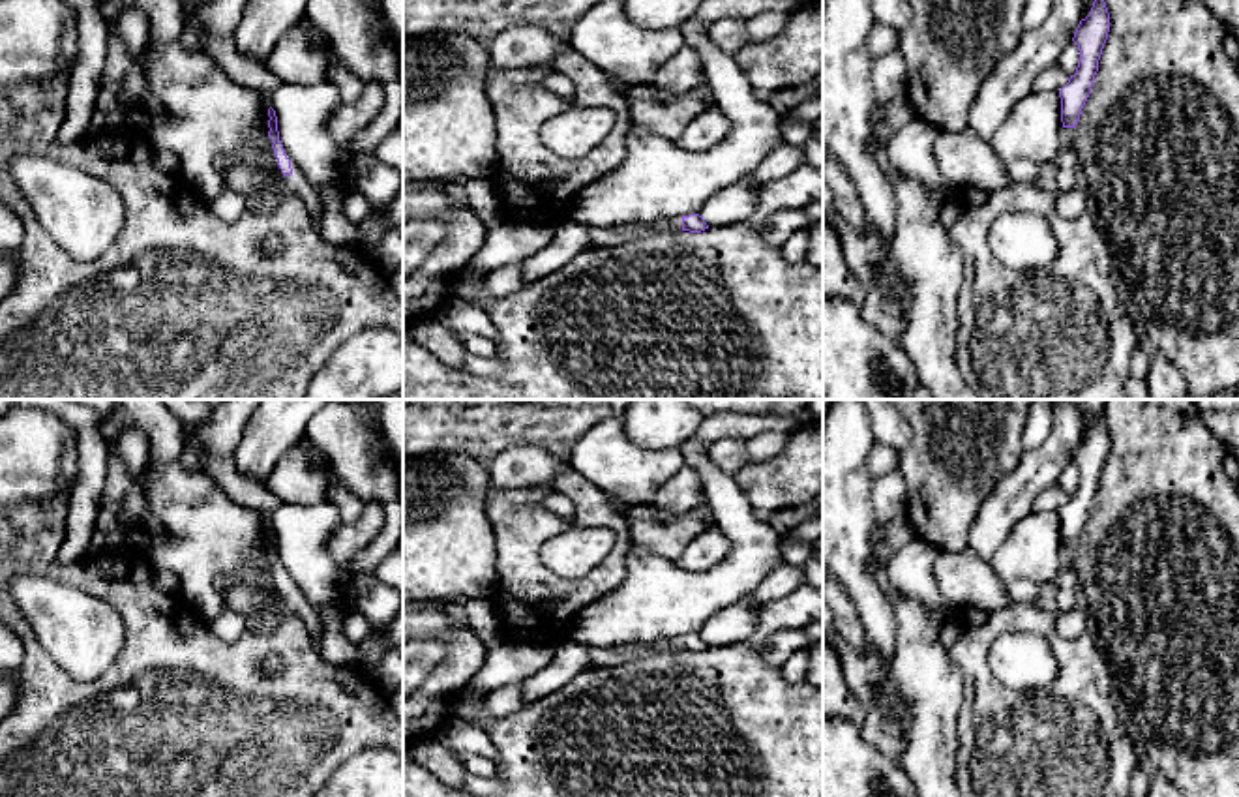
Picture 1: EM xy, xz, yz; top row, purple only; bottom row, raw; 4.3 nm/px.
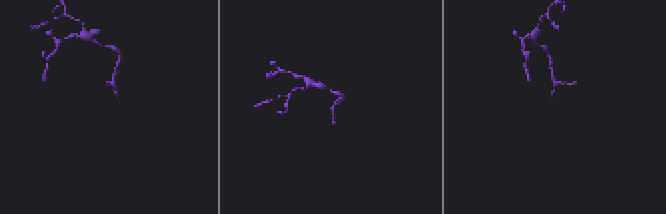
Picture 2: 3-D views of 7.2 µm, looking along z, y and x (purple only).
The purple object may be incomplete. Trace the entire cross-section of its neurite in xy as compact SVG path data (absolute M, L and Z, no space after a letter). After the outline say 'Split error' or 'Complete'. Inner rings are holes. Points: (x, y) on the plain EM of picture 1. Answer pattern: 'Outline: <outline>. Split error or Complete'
Outline: M270 527L268 529L268 557L272 559L272 570L270 576L274 578L274 583L281 589L285 600L283 606L287 611L292 611L302 617L309 636L311 636L311 647L319 654L321 649L321 619L315 611L315 606L306 598L306 594L296 587L296 583L291 579L289 572L283 568L279 561L279 551L277 551L277 536L276 531Z. Split error

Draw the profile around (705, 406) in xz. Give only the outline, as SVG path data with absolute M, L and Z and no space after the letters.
M686 399L692 407L705 414L722 411L761 413L770 409L778 399Z

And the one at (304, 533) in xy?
M281 503L268 516L283 568L313 606L345 598L343 568L330 553L330 538L343 523L332 503Z

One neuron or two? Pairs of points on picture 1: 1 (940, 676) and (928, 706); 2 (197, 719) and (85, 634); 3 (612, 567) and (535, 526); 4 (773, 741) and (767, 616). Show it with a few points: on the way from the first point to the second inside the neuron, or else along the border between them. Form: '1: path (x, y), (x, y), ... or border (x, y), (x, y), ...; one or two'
1: path (932, 683), (932, 698); one
2: border (120, 614), (122, 651), (96, 677), (79, 681); two
3: path (582, 587), (555, 587), (533, 565), (533, 556); one
4: path (748, 709), (748, 646); one

